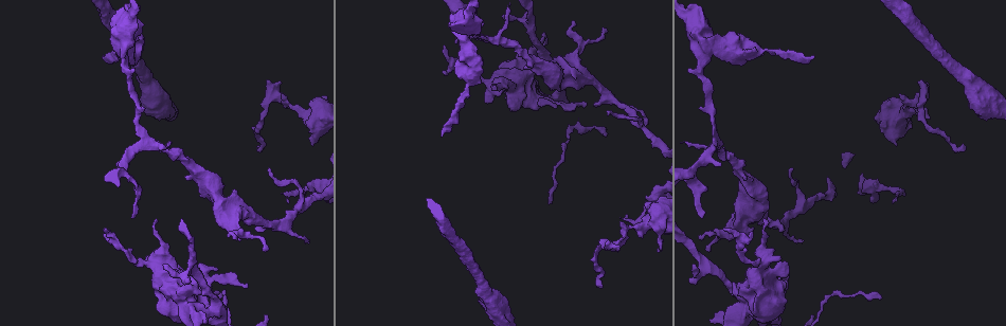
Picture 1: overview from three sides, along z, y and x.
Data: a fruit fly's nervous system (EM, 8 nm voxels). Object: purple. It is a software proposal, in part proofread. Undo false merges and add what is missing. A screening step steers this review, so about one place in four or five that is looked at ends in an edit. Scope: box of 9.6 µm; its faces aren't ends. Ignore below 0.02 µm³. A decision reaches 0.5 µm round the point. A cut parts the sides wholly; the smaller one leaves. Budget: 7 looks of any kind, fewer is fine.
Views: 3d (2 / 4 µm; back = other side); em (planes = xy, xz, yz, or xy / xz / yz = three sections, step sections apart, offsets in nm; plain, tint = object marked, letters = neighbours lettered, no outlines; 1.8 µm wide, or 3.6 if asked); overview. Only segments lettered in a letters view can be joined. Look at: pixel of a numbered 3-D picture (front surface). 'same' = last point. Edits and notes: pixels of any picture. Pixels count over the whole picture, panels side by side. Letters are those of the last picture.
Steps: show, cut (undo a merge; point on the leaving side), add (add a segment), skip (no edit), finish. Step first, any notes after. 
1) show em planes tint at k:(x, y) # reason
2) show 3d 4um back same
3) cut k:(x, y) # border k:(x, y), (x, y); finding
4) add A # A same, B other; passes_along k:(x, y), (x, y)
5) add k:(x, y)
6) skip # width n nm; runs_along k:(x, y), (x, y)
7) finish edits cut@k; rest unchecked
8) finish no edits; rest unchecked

show 3d 4um at 1:(708, 40) # sudden change in width

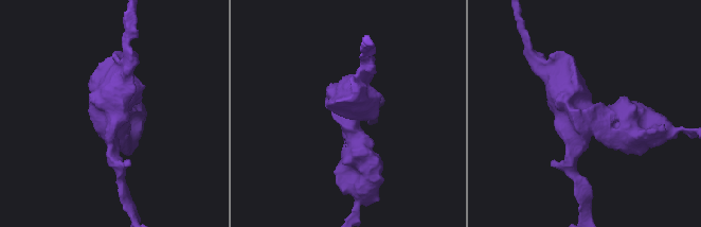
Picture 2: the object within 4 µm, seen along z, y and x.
show em 3.6um planes letters at 2:(350, 111) # now the EM

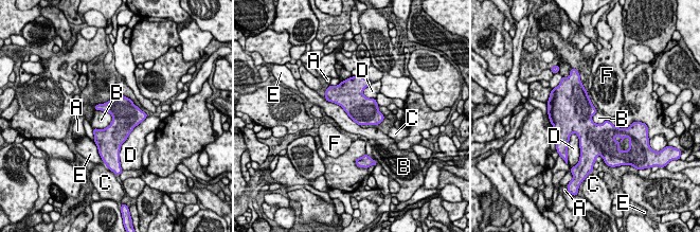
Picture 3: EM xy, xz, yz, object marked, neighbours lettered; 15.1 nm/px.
skip # width 380 nm; A other, B other, C other, D other, E other, F other; continuous, no second neuron

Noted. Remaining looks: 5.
show em 3.6um planes tint at 1:(897, 145) # free end

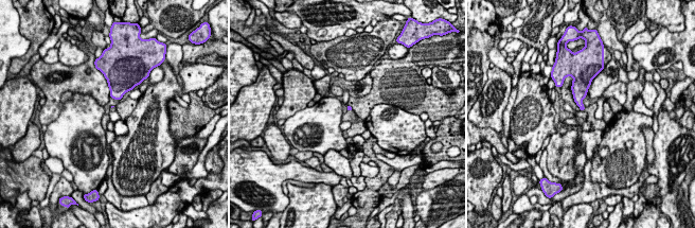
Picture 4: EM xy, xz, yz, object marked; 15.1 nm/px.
show em 3.6um planes letters same

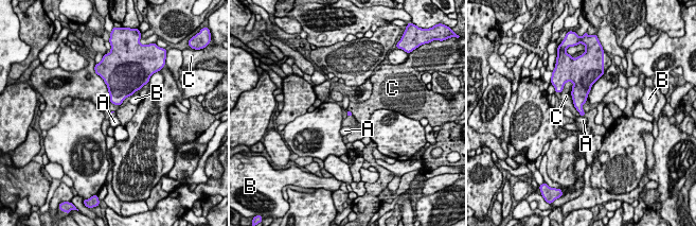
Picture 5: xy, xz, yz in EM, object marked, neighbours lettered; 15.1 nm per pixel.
skip # longest_contact C 550 nm; A other, B other, C other; border 5:(581, 116), (584, 117); no lettered segment goes on from it

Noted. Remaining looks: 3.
show em planes letters at 1:(542, 56) # sharp bend

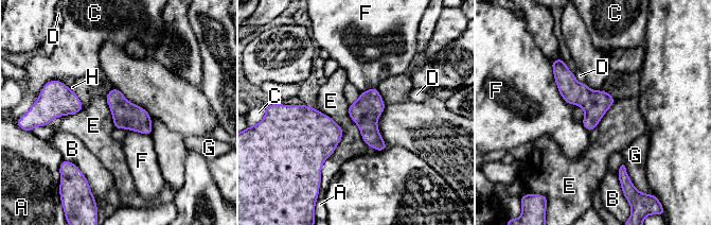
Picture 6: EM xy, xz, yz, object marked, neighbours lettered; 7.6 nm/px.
skip # longest_contact E 500 nm; A other, B other, C other, D other, E other, F other, G other, H other; border 6:(314, 107), (342, 130), (320, 175); continuous, no second neuron

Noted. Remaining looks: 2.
finish no edits; rest unchecked

